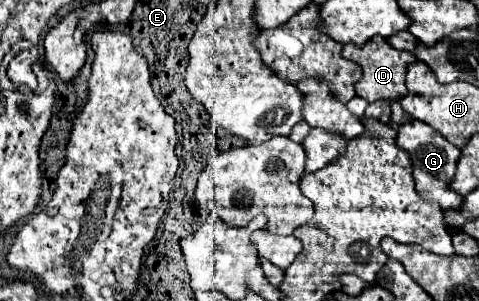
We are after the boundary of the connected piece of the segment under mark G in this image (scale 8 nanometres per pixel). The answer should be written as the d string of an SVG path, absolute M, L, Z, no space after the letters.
M419 119L407 121L399 127L397 135L397 147L407 151L413 159L413 179L415 179L415 191L425 197L425 201L437 201L443 211L459 209L463 203L463 197L457 195L451 189L451 181L457 169L457 159L461 157L461 151L451 145L441 133L437 133L427 123L421 123Z

